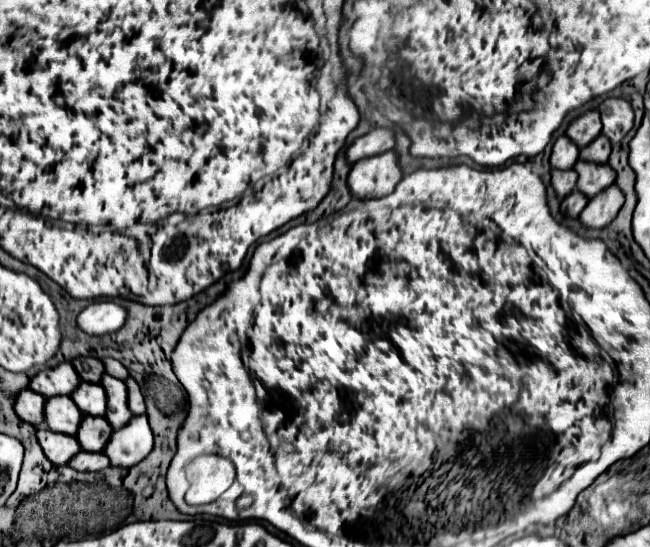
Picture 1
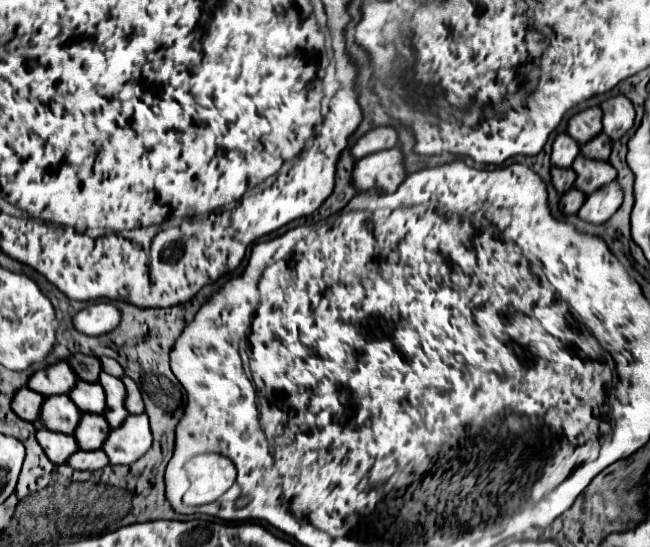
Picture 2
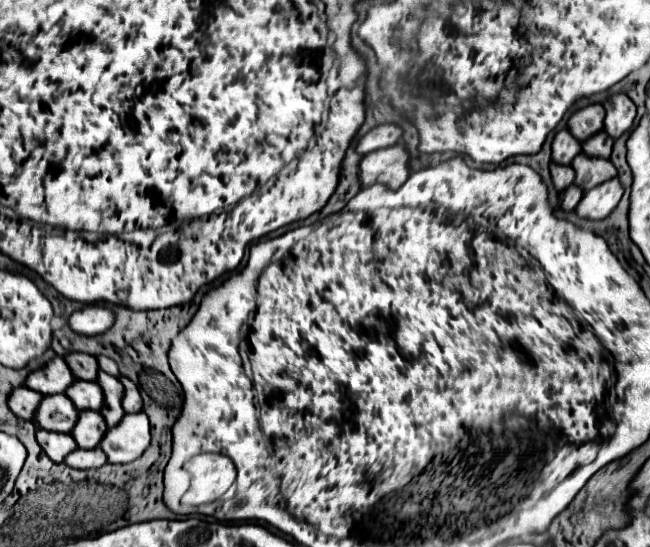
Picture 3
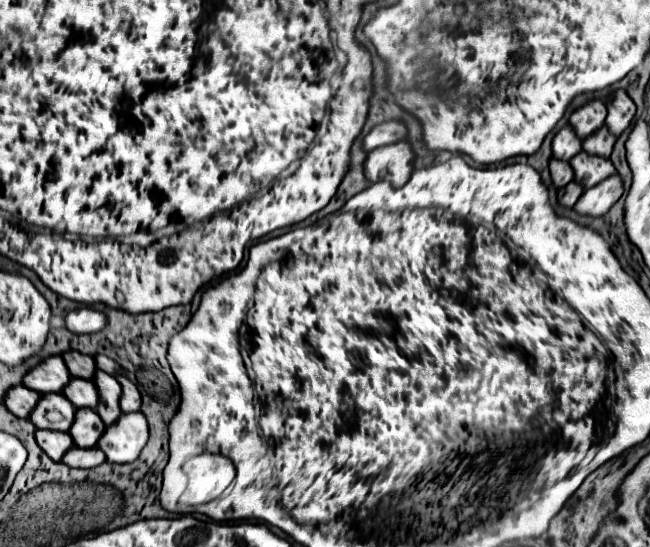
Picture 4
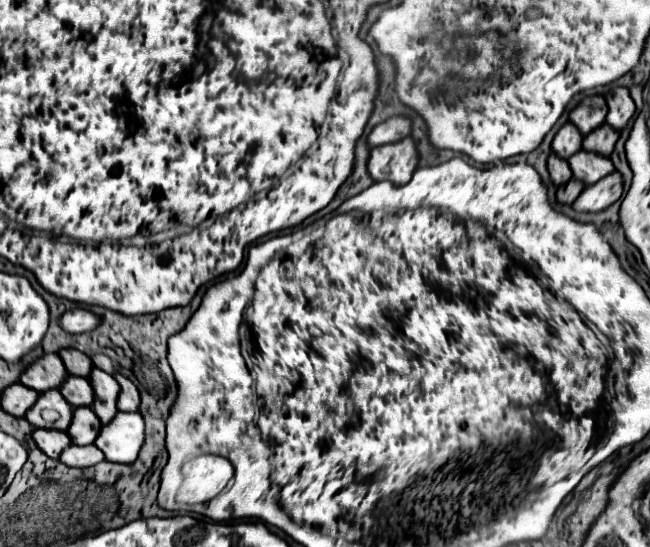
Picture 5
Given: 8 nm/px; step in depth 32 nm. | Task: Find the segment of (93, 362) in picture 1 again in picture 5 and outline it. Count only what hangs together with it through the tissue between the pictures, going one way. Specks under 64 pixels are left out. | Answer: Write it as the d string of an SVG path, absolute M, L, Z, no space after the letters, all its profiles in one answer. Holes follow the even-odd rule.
M70 348L70 350L60 352L60 358L64 360L68 374L80 376L80 378L90 378L90 372L92 372L94 364L92 364L92 358L86 356L84 352Z

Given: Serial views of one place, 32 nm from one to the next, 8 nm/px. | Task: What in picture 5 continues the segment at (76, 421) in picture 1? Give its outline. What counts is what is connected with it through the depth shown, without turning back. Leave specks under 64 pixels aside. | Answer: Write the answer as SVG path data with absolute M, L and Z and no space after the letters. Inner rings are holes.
M44 392L28 410L26 420L36 428L54 428L64 432L72 422L72 412L74 406L70 406L60 392Z

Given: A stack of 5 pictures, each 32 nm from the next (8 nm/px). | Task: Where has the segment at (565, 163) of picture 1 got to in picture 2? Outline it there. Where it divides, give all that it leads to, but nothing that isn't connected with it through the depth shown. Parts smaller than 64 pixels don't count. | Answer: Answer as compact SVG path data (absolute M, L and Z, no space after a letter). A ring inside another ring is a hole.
M560 134L552 144L552 166L570 168L578 154L580 146L568 134Z

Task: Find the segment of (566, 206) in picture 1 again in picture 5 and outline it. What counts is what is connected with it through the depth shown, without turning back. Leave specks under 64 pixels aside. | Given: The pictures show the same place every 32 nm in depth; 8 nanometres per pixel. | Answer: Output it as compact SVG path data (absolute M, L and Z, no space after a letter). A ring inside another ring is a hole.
M570 180L568 184L564 184L564 186L558 188L558 202L572 206L574 200L580 196L582 190L584 190L584 184L580 184L578 180Z

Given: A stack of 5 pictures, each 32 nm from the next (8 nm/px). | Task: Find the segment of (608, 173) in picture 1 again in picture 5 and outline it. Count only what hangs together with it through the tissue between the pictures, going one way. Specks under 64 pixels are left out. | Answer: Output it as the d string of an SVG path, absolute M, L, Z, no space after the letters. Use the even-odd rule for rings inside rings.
M576 152L576 156L568 158L568 164L574 172L574 178L584 182L584 186L592 186L614 172L614 164L610 162L610 158L596 156L592 152Z

